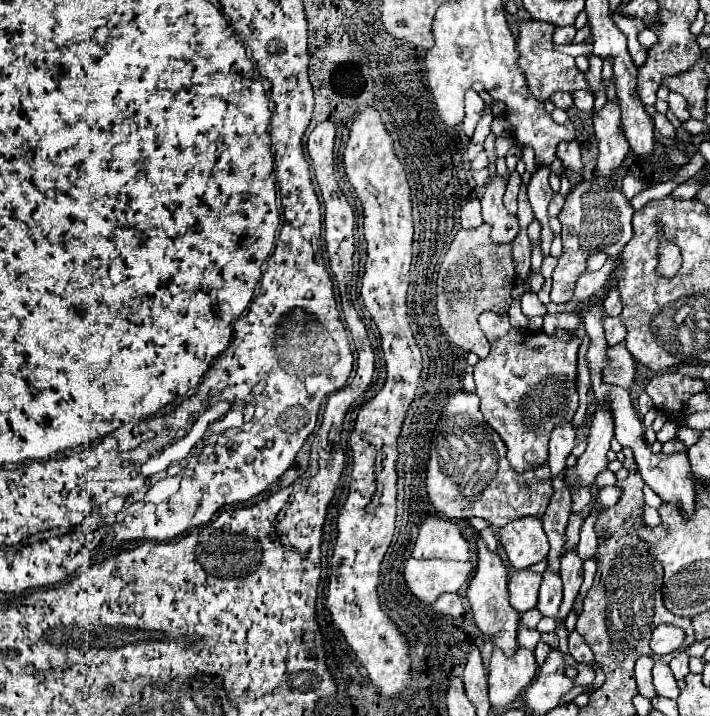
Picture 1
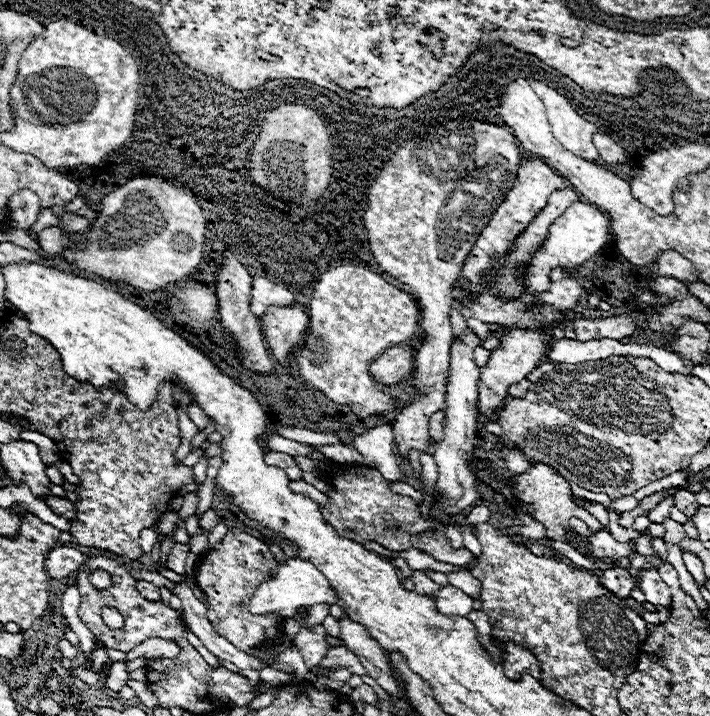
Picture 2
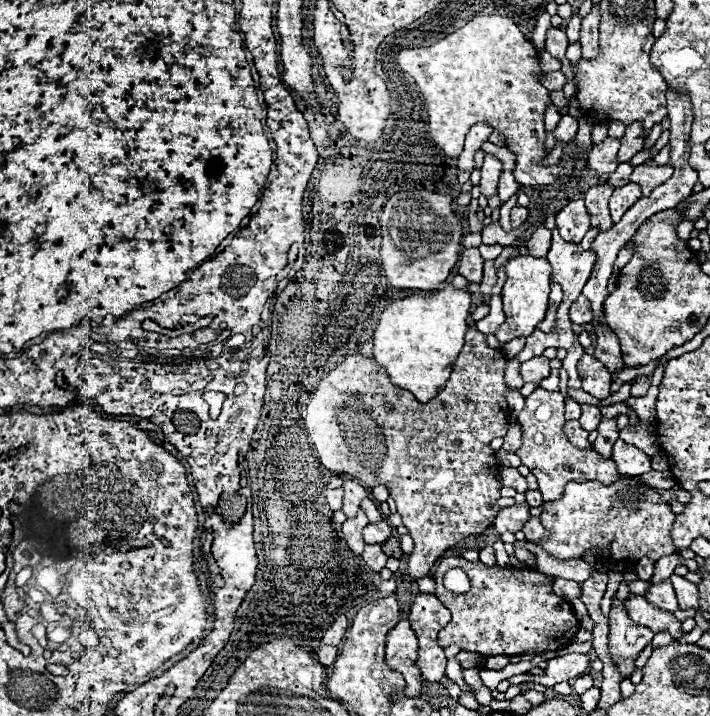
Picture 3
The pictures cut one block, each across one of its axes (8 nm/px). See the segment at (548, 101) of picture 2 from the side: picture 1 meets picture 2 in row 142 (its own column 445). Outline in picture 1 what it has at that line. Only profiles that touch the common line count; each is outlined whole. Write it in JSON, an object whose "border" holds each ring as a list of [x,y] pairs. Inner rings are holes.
{"border":[[[410,558],[404,566],[404,584],[408,592],[424,606],[436,602],[440,594],[458,592],[472,572],[470,562],[450,560],[416,560]]]}

